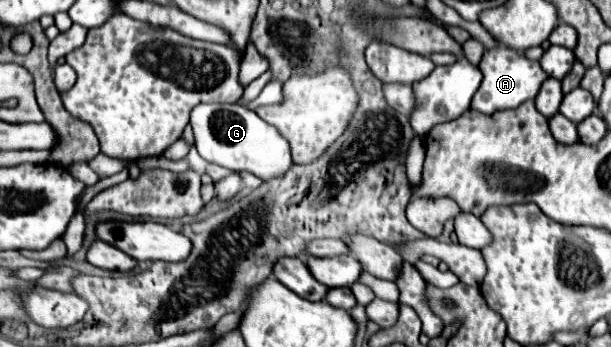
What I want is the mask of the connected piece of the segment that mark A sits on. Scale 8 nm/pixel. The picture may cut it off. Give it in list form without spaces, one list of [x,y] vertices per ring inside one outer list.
[[[498,45],[484,53],[480,61],[480,71],[484,75],[480,89],[472,97],[472,109],[480,111],[484,115],[492,115],[502,109],[516,109],[528,99],[534,99],[542,87],[542,83],[548,79],[548,73],[540,67],[540,61],[530,61],[524,57],[522,51],[510,49],[506,45]]]

